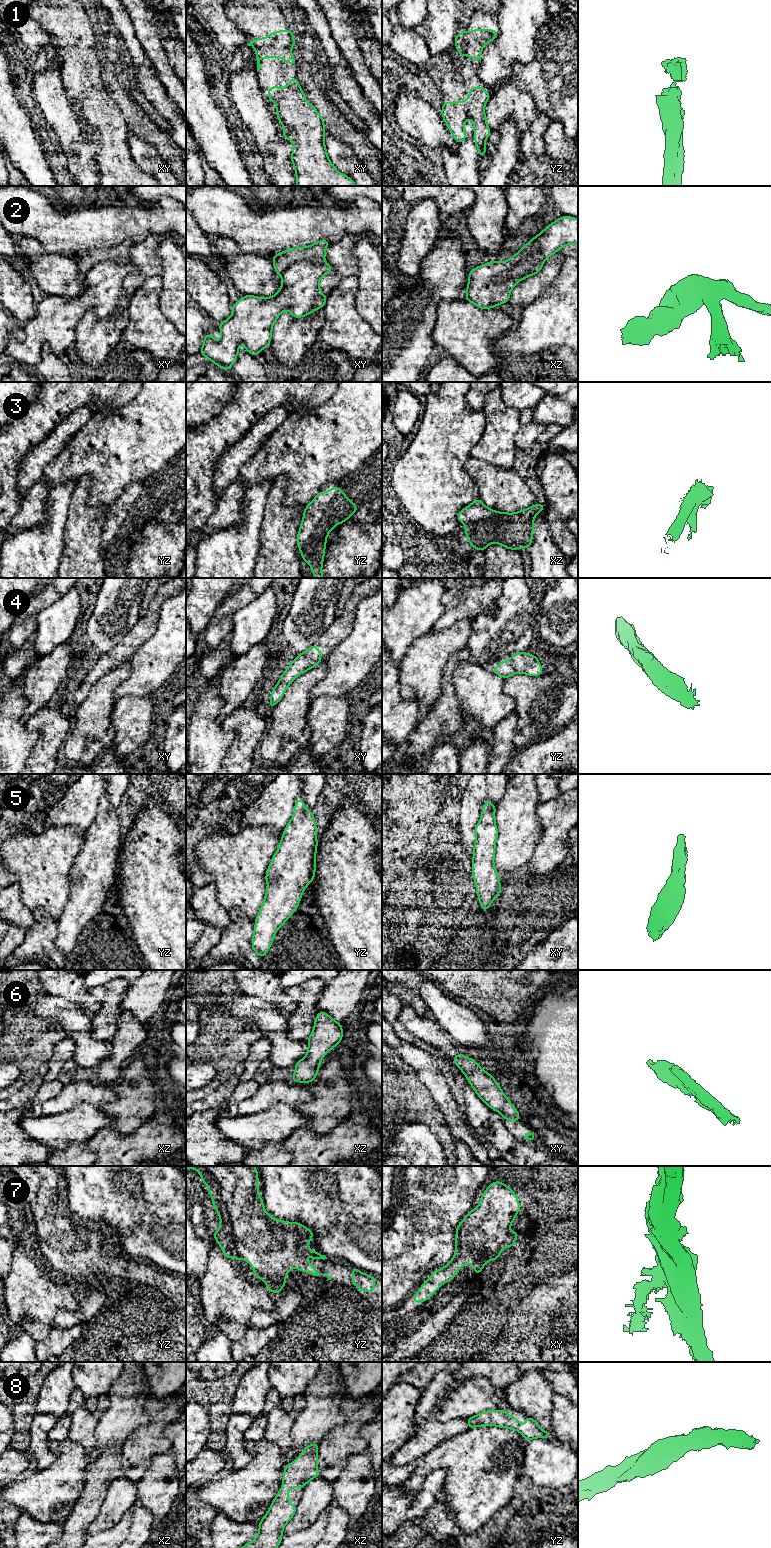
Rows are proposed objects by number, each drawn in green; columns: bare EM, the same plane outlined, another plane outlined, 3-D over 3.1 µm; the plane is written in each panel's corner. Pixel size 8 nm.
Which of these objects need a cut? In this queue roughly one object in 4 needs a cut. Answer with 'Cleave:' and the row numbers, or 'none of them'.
Cleave: 2

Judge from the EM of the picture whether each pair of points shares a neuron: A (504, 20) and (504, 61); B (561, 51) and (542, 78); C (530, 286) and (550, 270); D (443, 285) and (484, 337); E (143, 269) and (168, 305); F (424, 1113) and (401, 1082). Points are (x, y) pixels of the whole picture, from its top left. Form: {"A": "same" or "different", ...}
{"A": "same", "B": "same", "C": "same", "D": "different", "E": "different", "F": "same"}

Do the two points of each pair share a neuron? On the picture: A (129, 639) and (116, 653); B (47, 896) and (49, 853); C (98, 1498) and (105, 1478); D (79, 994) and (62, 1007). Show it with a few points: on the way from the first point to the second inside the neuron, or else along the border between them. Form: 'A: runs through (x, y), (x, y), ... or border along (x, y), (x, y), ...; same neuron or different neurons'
A: runs through (127, 642), (119, 650); same neuron
B: runs through (47, 885), (47, 864); same neuron
C: runs through (98, 1493), (98, 1485), (100, 1483); same neuron
D: border along (47, 993), (61, 996), (82, 1009), (91, 1010); different neurons

